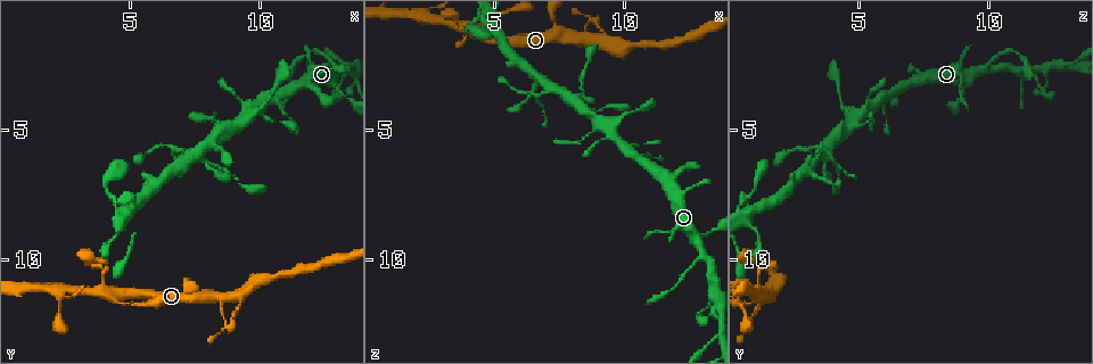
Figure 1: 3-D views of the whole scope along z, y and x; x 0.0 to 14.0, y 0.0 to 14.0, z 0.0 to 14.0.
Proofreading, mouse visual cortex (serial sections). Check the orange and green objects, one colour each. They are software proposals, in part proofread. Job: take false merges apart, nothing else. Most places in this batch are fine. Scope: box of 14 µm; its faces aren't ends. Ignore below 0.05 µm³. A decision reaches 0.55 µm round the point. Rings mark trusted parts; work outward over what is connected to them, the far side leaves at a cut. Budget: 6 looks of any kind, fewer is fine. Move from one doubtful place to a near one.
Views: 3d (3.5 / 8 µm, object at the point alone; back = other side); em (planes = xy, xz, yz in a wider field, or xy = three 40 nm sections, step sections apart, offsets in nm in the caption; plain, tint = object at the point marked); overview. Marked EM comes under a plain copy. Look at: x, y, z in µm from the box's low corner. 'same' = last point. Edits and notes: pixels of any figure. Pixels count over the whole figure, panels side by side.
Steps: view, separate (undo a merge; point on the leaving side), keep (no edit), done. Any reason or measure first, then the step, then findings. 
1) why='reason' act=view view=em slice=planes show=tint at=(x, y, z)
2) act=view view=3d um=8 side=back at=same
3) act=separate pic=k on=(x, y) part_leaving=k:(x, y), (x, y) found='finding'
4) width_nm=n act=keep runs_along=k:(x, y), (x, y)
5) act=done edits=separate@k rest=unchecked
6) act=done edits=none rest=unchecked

why='branch point' act=view view=3d um=3.5 side=back at=(13.1, 2.7, 9.8)

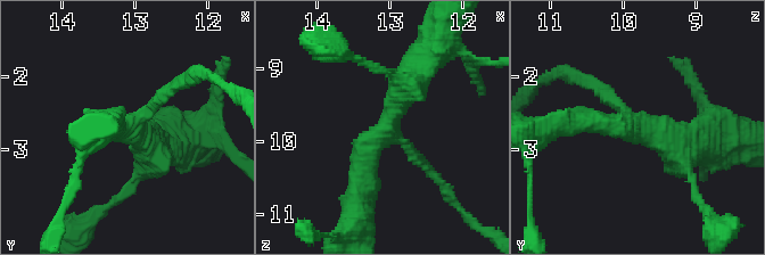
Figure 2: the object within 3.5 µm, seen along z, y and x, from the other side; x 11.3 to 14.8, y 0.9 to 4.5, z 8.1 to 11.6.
arms=3 arm_widths_nm=200,350,450 why='shape alone is not enough' act=view view=em slice=xy step=1 show=tint at=(13.05, 2.70, 9.80)

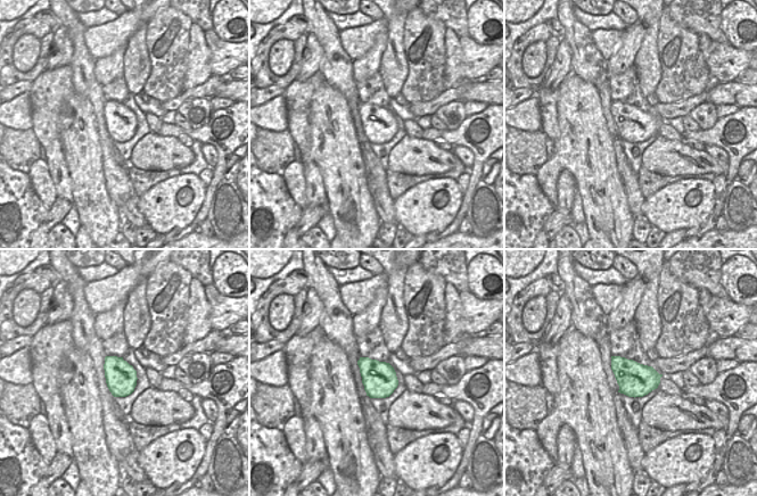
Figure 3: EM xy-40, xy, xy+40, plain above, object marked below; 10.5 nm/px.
act=keep runs_along=2:(419, 67), (365, 151), (359, 196) found='all the same cell'

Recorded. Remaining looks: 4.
why='arms part here' act=view view=3d um=3.5 at=(7.7, 5.8, 3.6)

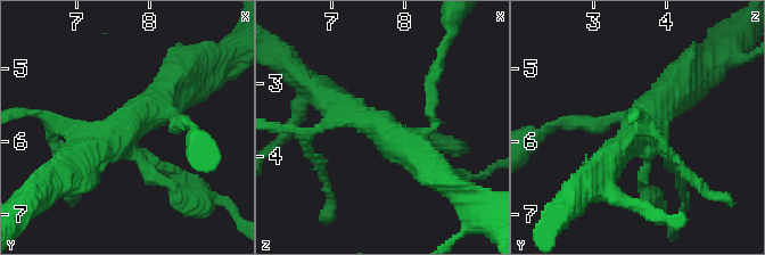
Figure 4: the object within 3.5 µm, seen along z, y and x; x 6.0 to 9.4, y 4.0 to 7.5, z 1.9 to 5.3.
act=view view=em slice=xy step=1 show=tint at=(7.75, 5.70, 3.70)

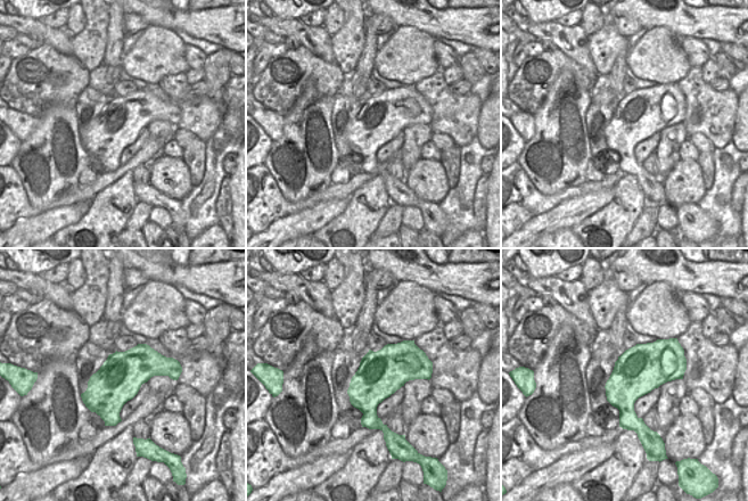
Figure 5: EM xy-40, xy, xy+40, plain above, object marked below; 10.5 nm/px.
act=keep runs_along=4:(183, 84), (75, 164) found='one cell here'

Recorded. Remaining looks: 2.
why='sharp bend' act=view view=3d um=3.5 at=(3.9, 10.1, 1.1)

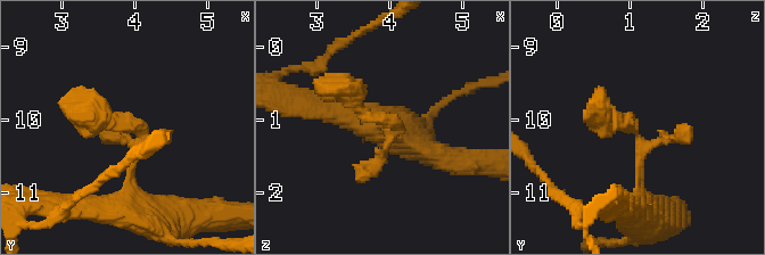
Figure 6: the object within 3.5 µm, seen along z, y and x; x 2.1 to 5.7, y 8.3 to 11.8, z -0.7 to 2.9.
act=view view=em slice=planes show=tint at=(4.00, 10.05, 1.00)

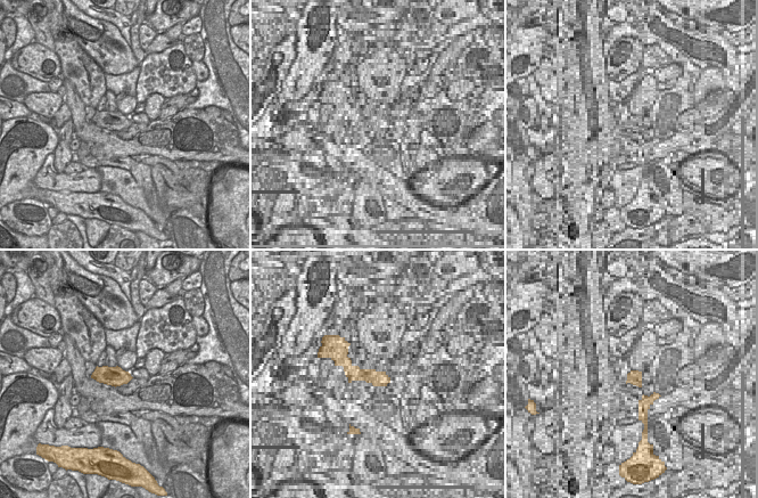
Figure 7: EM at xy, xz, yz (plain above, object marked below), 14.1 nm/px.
act=keep found='all the same cell'

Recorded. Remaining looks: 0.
act=done edits=none rest=unchecked

